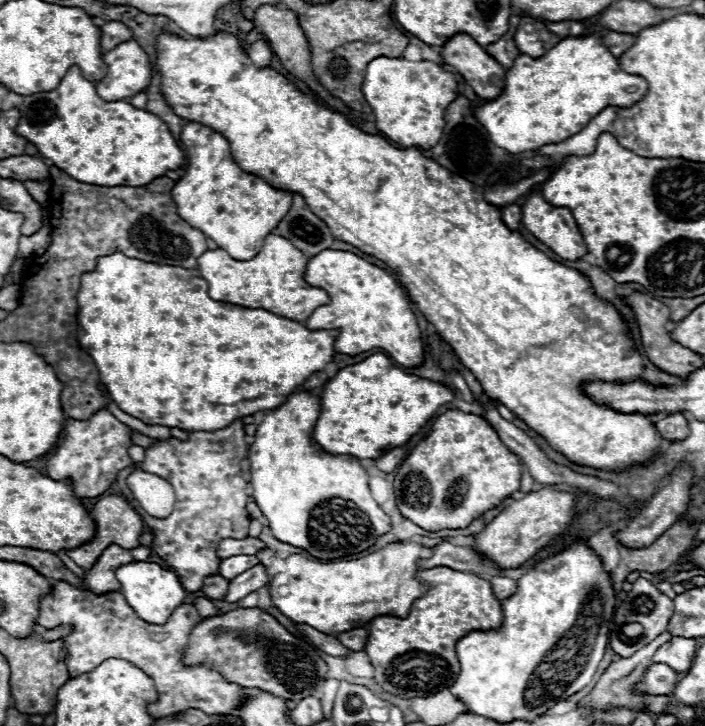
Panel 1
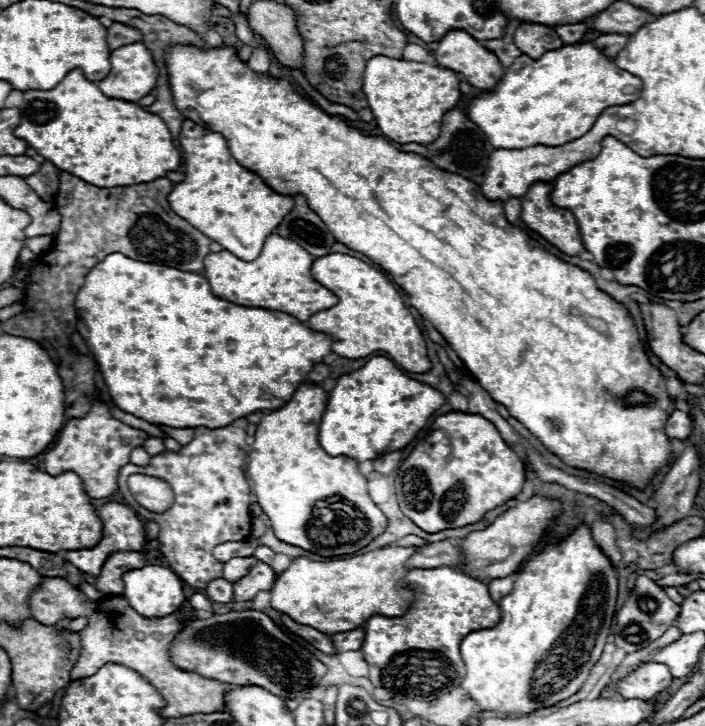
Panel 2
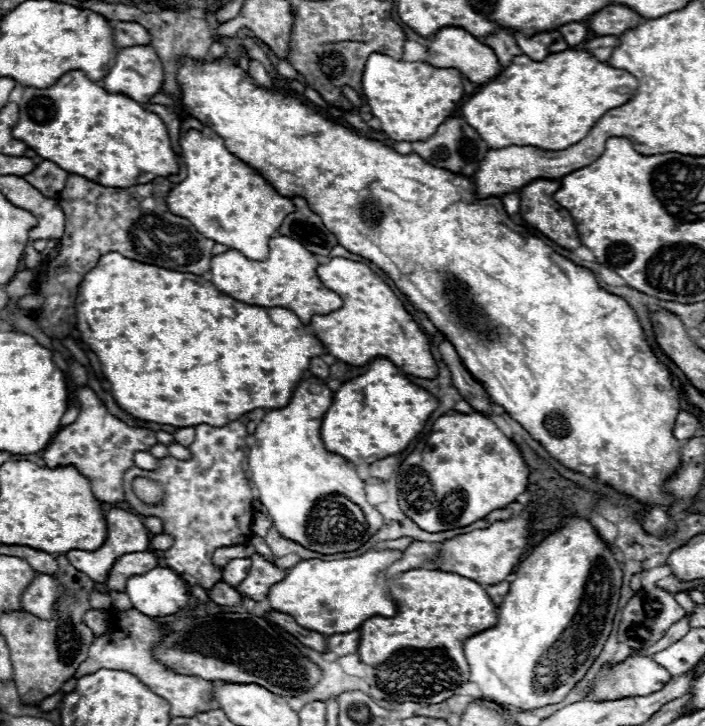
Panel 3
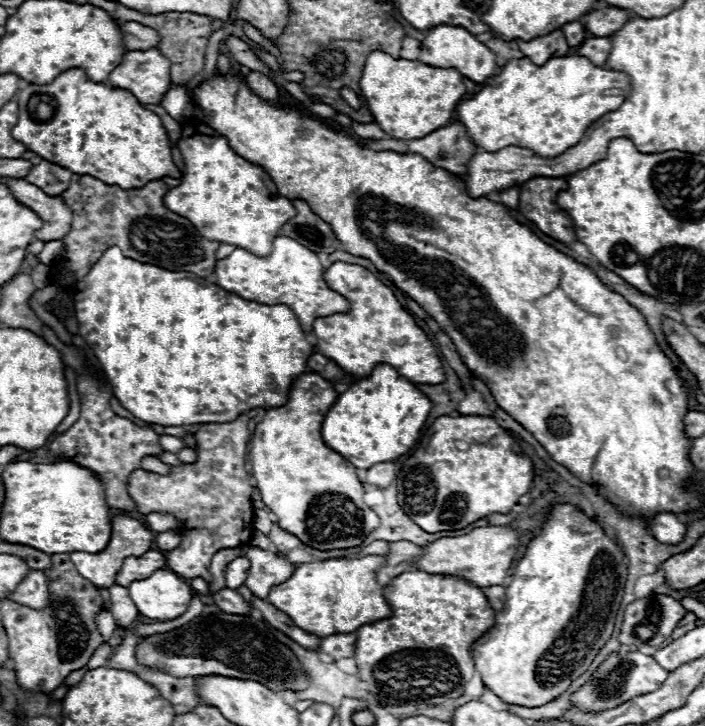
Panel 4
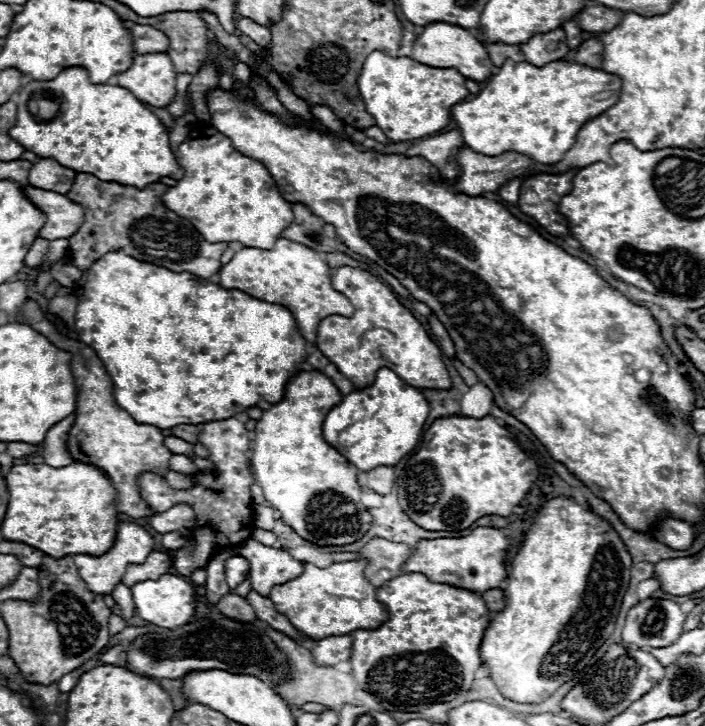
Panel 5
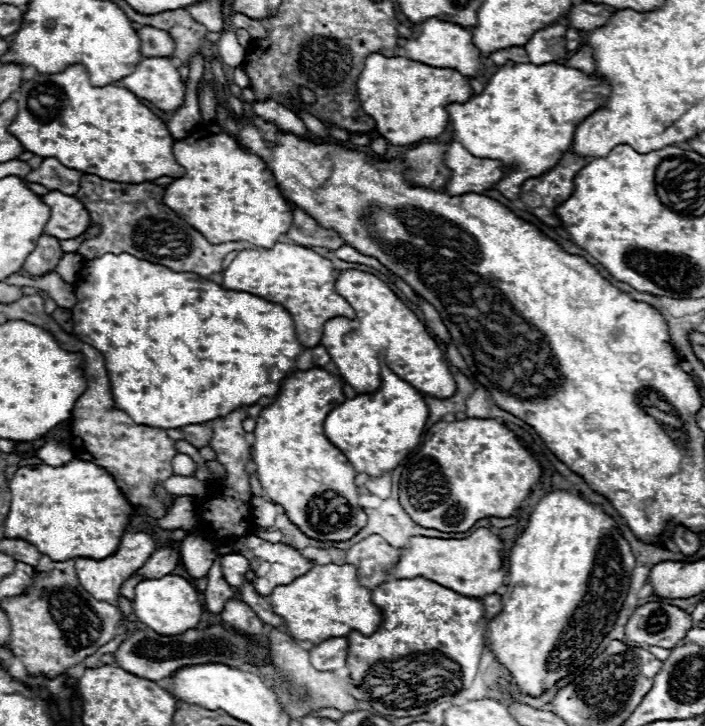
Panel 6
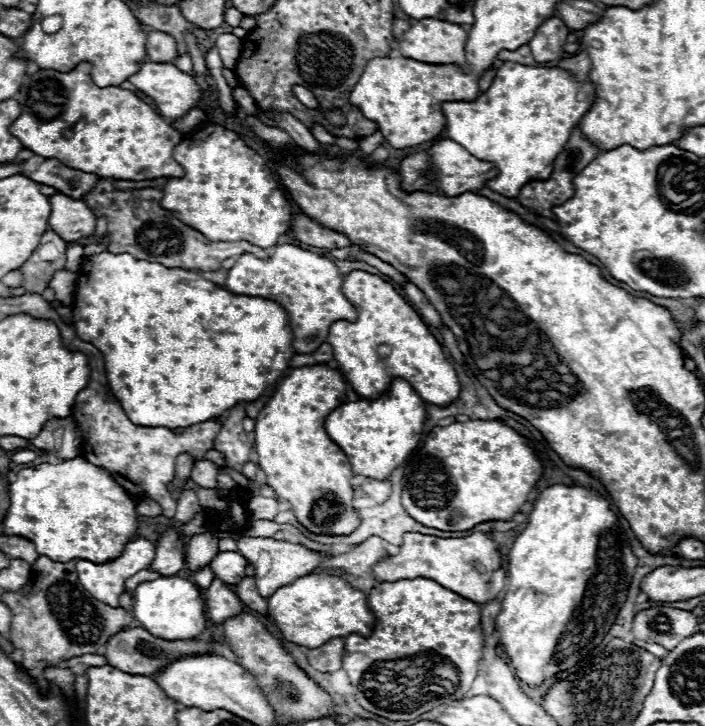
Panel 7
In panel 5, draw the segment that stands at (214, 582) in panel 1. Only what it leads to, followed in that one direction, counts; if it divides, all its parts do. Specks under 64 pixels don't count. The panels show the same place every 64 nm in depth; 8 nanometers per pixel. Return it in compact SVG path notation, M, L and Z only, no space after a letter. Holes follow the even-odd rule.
M228 594L218 602L218 610L226 616L226 618L236 618L236 622L248 622L254 624L256 622L256 614L252 610L252 606L236 594Z

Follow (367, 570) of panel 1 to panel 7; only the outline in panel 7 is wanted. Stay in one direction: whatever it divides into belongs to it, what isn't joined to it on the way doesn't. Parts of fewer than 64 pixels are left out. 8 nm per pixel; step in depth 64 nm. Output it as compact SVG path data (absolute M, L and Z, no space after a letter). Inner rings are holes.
M306 574L278 588L268 598L268 614L284 640L304 648L318 648L330 638L342 638L348 634L368 638L374 628L374 614L366 606L366 594L350 588L344 578L328 574Z

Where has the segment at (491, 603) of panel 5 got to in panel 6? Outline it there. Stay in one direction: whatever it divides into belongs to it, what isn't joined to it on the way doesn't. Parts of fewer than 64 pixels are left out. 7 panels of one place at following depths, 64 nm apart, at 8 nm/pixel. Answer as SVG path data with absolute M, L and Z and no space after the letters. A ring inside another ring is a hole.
M490 594L490 596L484 596L482 598L482 604L484 604L484 618L490 622L496 614L502 612L502 598L498 594Z

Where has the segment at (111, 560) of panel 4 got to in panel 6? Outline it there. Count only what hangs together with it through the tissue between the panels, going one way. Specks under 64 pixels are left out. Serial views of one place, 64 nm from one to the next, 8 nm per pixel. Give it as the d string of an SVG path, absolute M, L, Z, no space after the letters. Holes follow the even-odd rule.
M124 532L120 546L116 550L116 554L104 558L104 560L92 560L92 558L76 558L76 572L80 578L80 584L84 586L84 590L88 590L96 600L108 602L108 604L116 604L118 594L120 594L120 586L126 578L130 578L140 566L146 564L146 560L154 554L156 544L154 540L144 534L144 532Z

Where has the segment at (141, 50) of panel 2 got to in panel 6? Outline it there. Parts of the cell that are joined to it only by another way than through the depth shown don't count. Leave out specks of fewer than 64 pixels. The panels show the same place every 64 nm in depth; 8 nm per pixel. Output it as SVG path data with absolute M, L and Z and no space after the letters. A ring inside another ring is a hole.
M144 58L122 82L138 98L150 100L166 114L174 114L184 104L186 82L182 82L170 58Z

